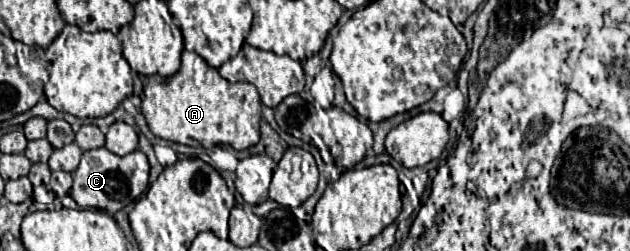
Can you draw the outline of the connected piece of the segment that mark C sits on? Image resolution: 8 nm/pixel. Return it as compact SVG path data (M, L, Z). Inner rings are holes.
M105 146L83 152L79 168L73 172L71 196L81 208L99 208L109 214L133 204L149 184L149 162L147 156L139 150L125 156L109 152Z

